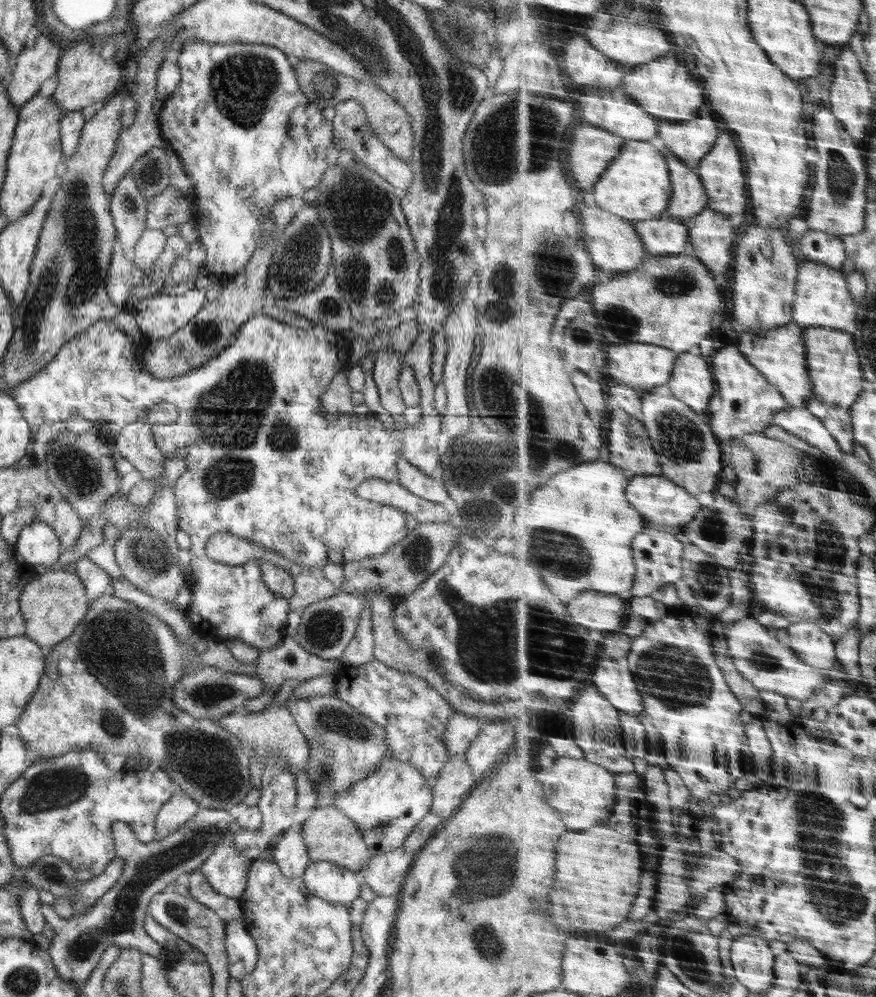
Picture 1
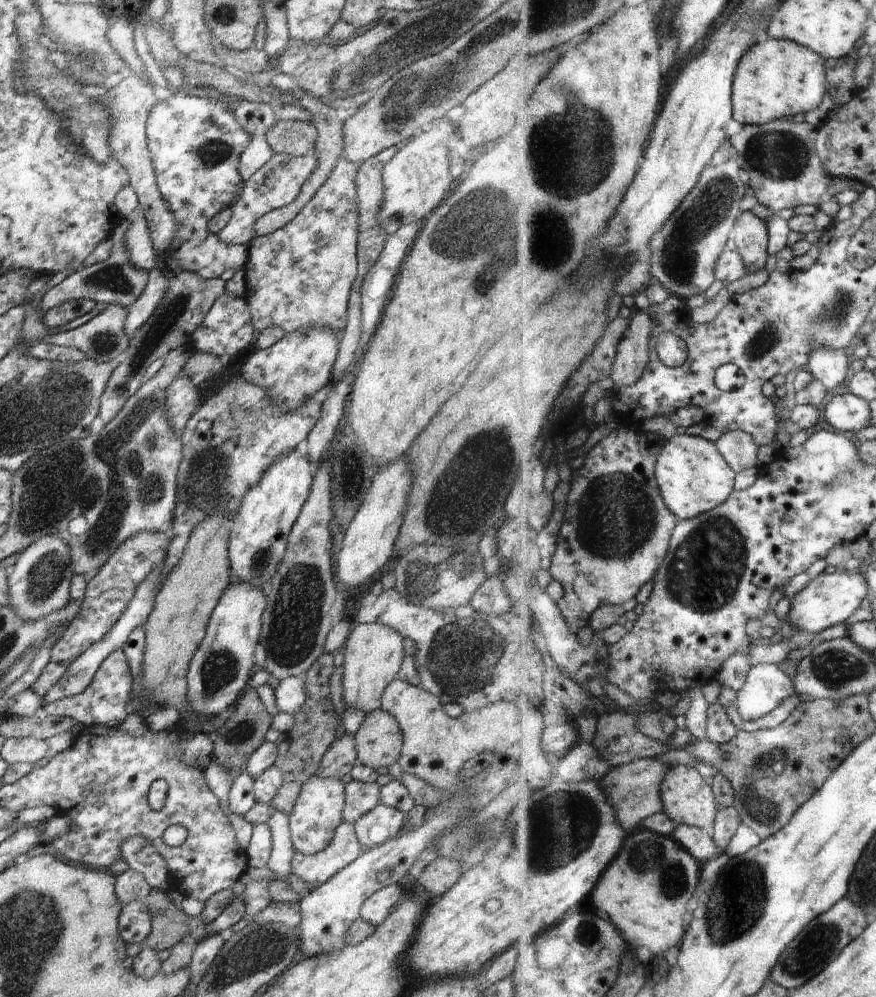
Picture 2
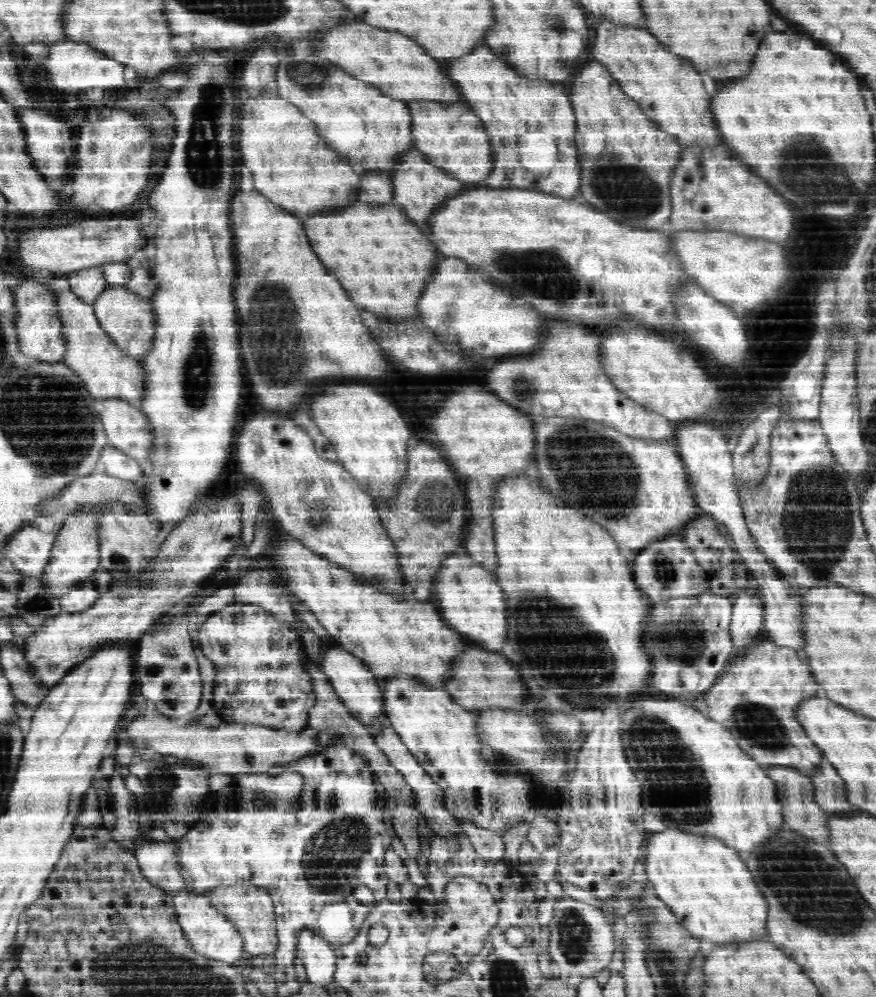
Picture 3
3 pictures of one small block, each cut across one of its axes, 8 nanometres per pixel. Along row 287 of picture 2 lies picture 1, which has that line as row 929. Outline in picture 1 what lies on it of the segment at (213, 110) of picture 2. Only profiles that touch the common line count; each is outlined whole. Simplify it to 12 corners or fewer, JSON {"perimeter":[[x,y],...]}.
{"perimeter":[[241,917],[226,924],[232,978],[252,972],[258,949]]}

